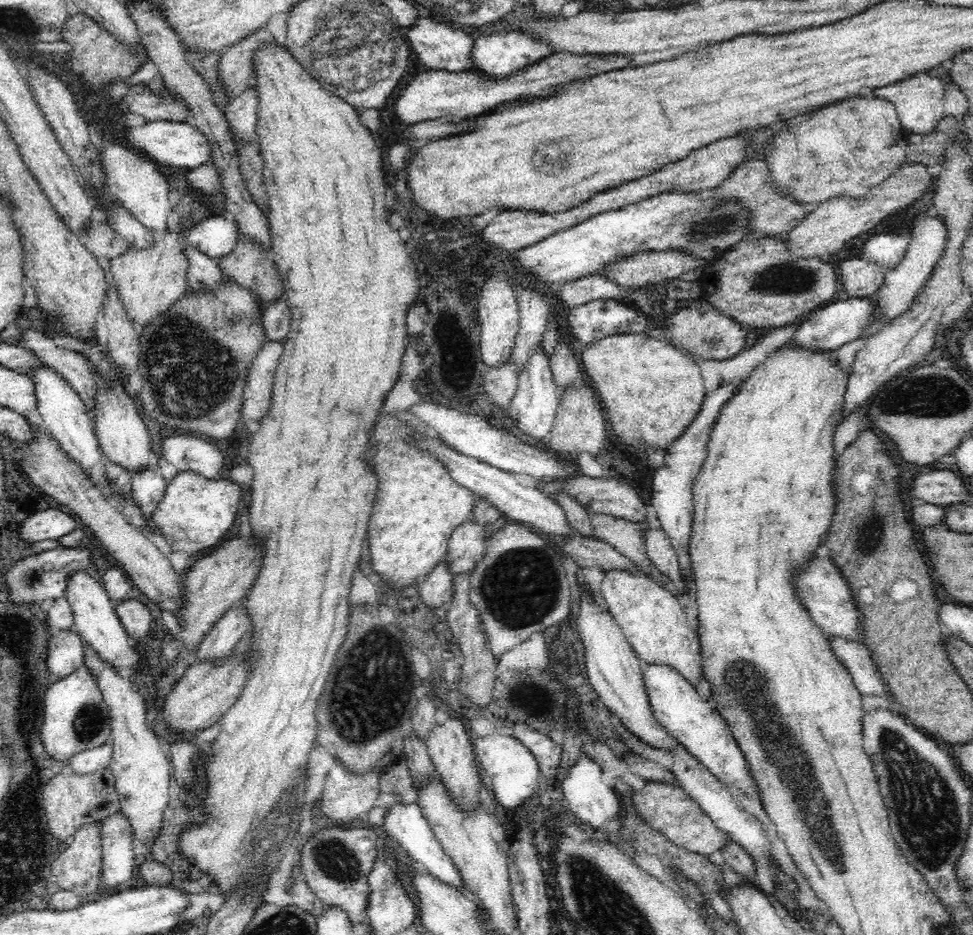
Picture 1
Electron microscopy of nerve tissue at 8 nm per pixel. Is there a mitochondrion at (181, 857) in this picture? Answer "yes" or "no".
no

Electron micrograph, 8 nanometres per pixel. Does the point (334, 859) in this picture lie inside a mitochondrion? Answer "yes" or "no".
yes

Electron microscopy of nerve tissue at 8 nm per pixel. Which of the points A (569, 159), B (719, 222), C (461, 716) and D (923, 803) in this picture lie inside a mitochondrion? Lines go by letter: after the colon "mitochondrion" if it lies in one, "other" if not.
A: mitochondrion
B: mitochondrion
C: other
D: mitochondrion

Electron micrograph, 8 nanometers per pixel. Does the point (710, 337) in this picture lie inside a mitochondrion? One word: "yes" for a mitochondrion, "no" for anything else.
yes

